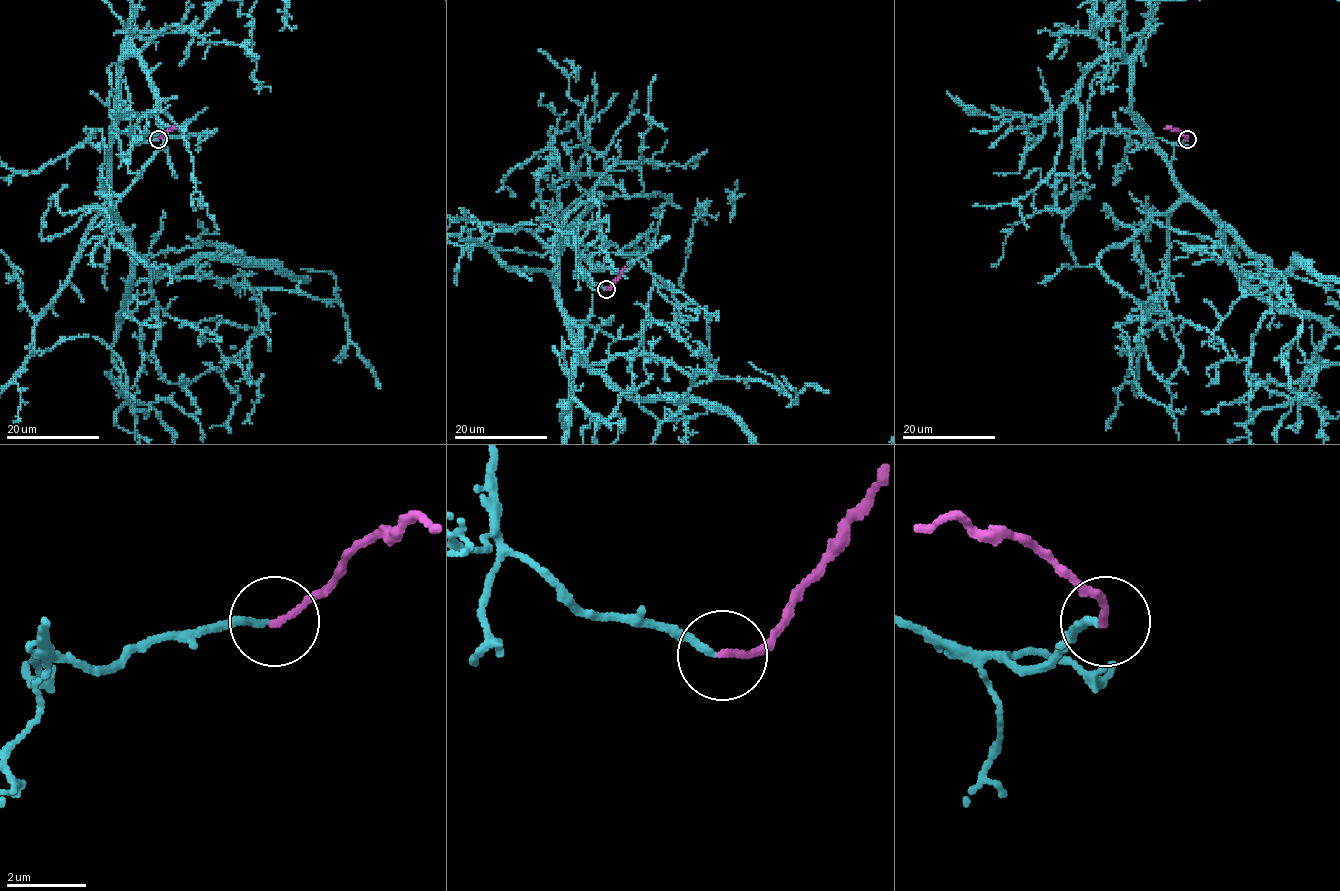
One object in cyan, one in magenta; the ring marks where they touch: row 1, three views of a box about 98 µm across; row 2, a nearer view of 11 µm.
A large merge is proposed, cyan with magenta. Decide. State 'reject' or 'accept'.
accept

